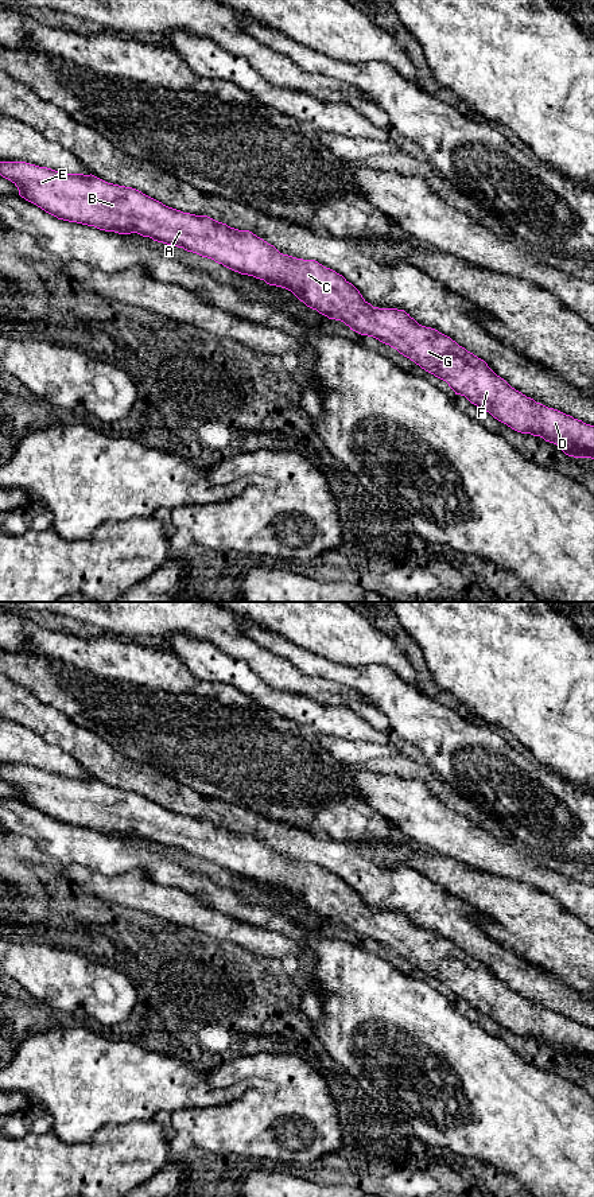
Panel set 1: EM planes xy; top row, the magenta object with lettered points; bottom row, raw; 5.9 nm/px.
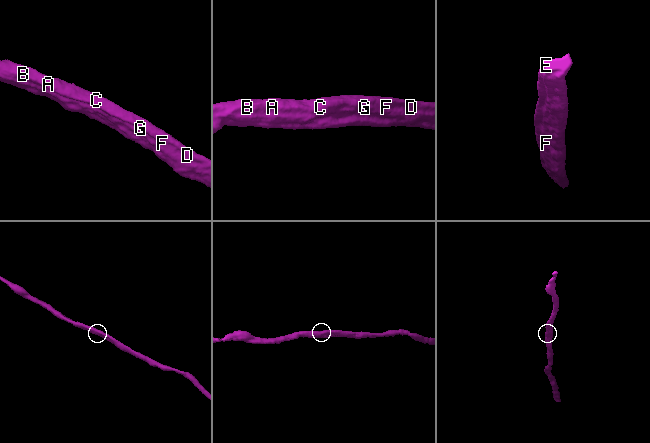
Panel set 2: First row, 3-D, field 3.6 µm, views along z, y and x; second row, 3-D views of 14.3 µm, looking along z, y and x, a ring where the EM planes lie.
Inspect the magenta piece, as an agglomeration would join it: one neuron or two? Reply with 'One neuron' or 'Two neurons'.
One neuron

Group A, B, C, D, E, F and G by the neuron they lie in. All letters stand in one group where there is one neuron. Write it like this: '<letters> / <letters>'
A B C D E F G

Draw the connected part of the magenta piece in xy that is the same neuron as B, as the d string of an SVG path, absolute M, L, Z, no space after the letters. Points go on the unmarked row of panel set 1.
M0 765L0 778L18 790L22 801L58 823L119 837L137 836L211 862L234 875L264 883L269 889L286 891L307 910L329 922L341 924L350 933L396 952L426 975L446 984L455 998L465 999L471 1007L489 1015L512 1033L540 1039L556 1048L568 1060L594 1062L594 1029L527 1000L497 979L484 963L438 933L419 928L404 913L373 910L342 878L315 863L283 858L249 833L230 831L207 819L183 816L136 792L108 786L92 777L67 777L26 765Z

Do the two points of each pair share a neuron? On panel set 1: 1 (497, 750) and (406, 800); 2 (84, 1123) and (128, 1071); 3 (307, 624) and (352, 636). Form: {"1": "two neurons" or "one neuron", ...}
{"1": "two neurons", "2": "one neuron", "3": "one neuron"}

